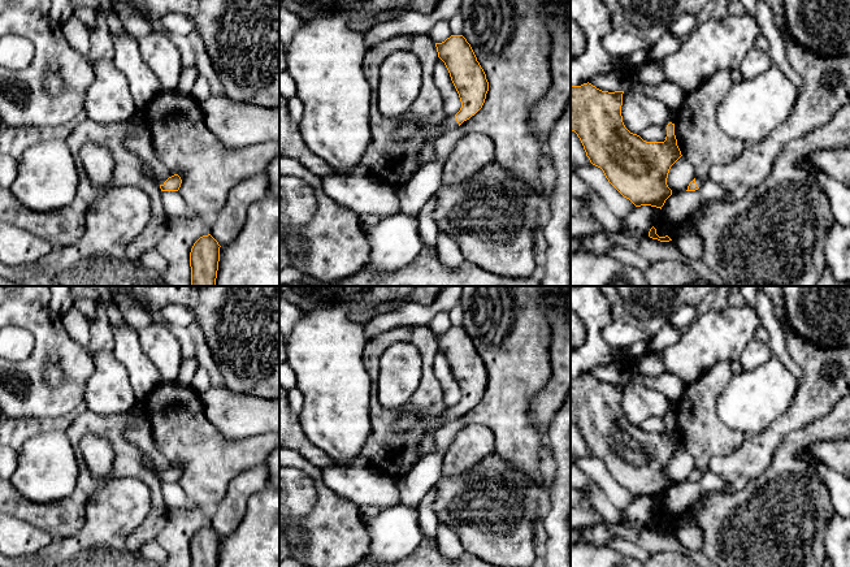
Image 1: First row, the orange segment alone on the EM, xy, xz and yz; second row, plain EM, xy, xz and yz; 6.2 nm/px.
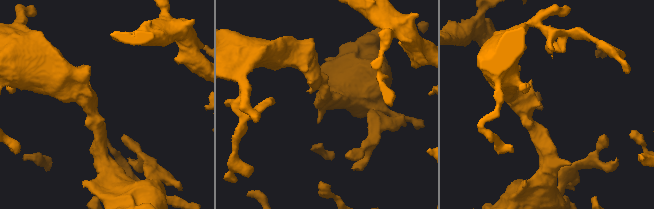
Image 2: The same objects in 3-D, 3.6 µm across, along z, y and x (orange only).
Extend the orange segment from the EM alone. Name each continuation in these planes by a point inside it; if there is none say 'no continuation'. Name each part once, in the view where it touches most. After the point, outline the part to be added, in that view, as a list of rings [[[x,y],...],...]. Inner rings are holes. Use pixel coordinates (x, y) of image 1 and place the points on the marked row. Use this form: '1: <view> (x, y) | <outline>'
1: xz (428, 152) | [[[447,116],[441,125],[431,127],[428,131],[425,144],[420,152],[420,166],[424,164],[428,164],[429,161],[431,161],[434,159],[437,159],[437,151],[435,151],[437,139],[442,134],[444,134],[450,130],[454,130],[457,126],[459,126],[459,124],[455,118],[455,116]]]

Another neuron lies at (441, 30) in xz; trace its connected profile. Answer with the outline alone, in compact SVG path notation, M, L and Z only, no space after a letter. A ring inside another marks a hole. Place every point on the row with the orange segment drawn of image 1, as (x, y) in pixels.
M446 20L438 21L430 31L434 43L442 43L451 35L450 21Z

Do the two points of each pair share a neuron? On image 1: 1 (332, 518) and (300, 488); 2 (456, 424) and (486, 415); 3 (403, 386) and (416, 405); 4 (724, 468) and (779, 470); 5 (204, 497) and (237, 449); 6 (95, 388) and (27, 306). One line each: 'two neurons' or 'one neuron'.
1: two neurons
2: two neurons
3: two neurons
4: two neurons
5: one neuron
6: two neurons

